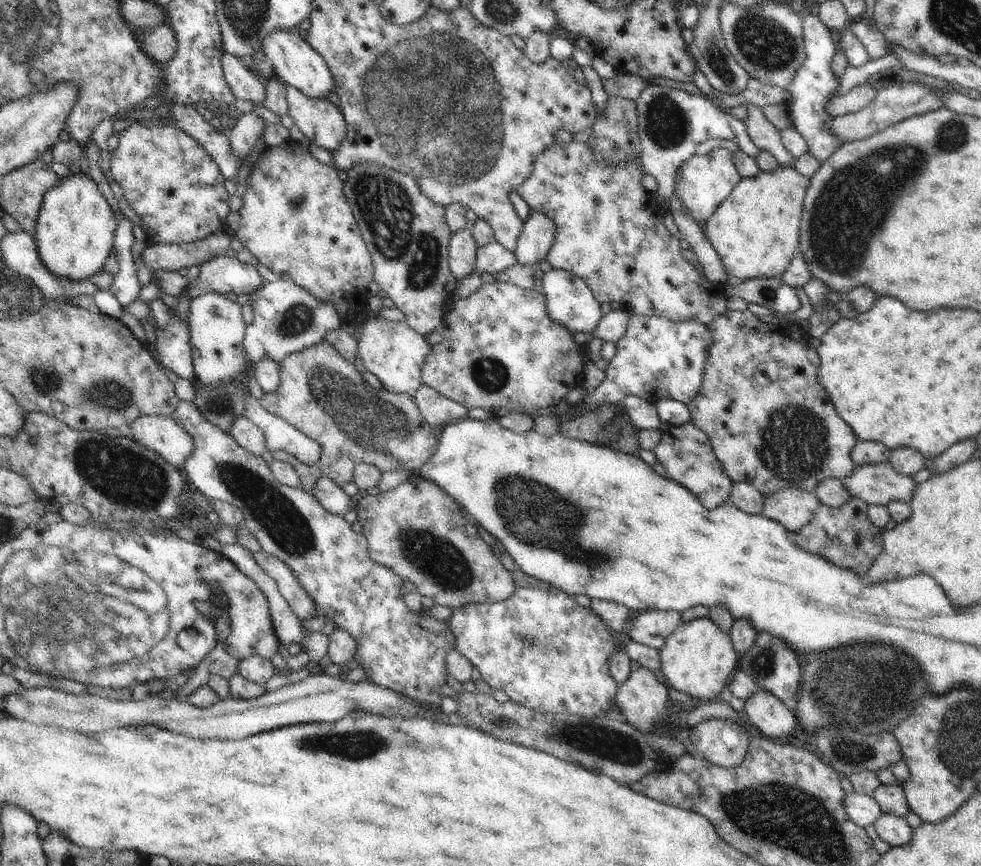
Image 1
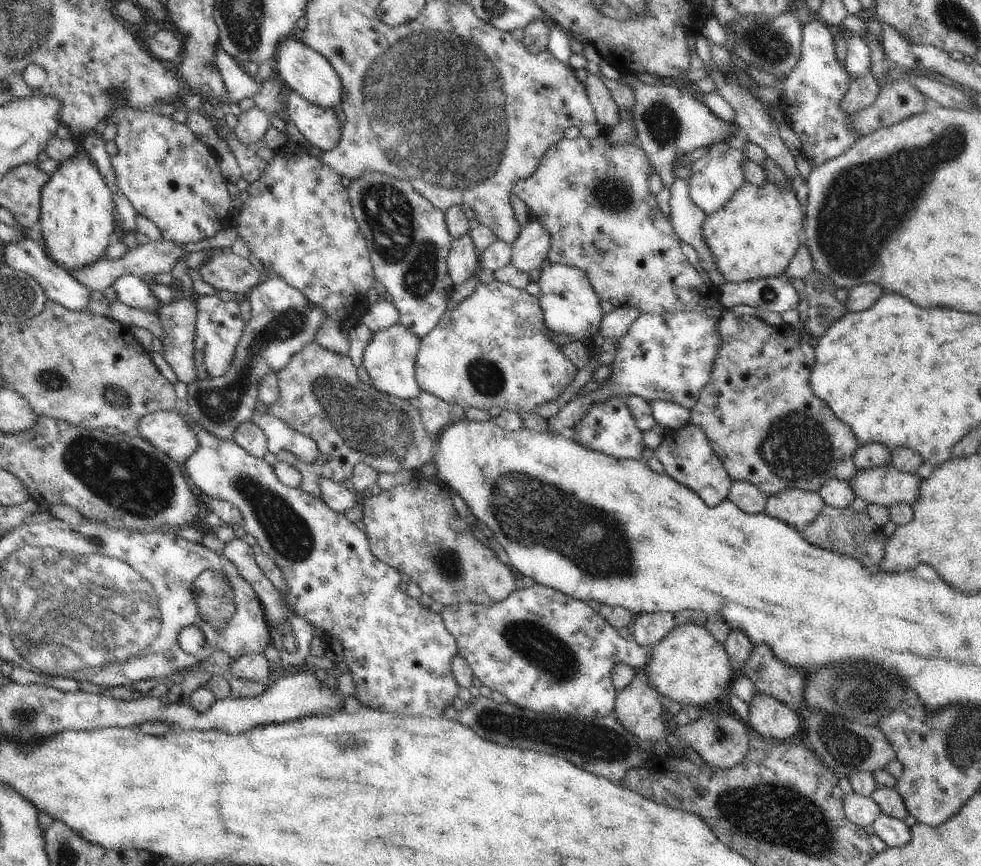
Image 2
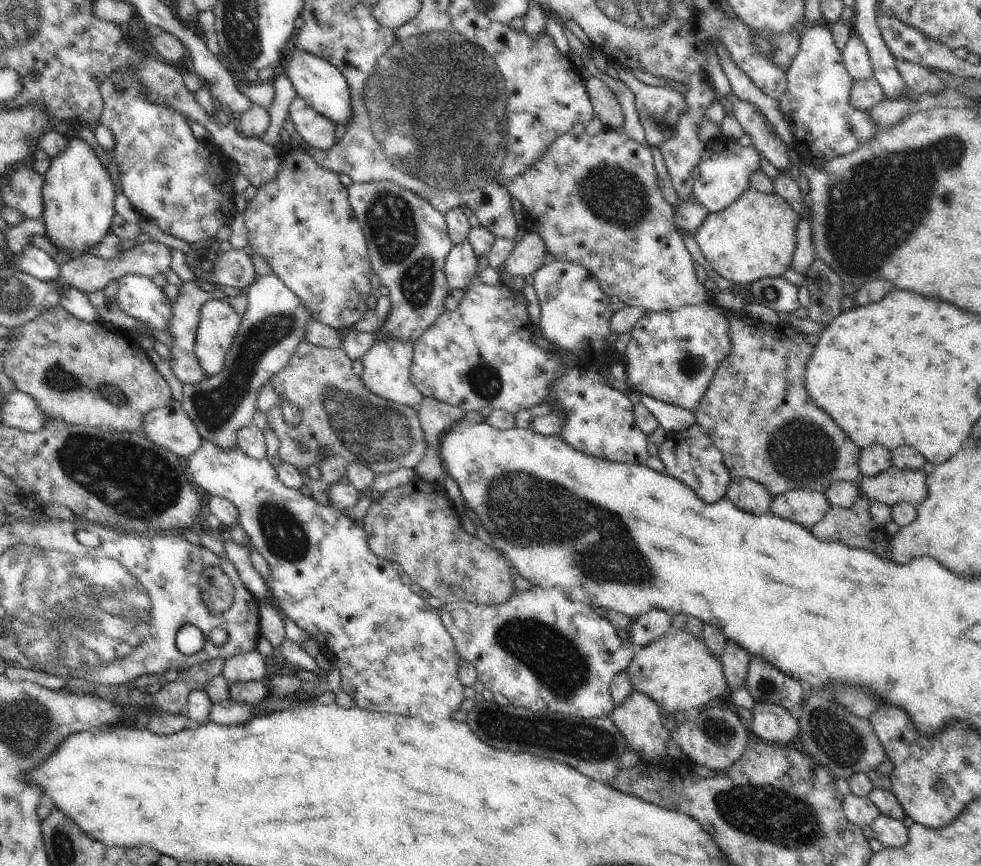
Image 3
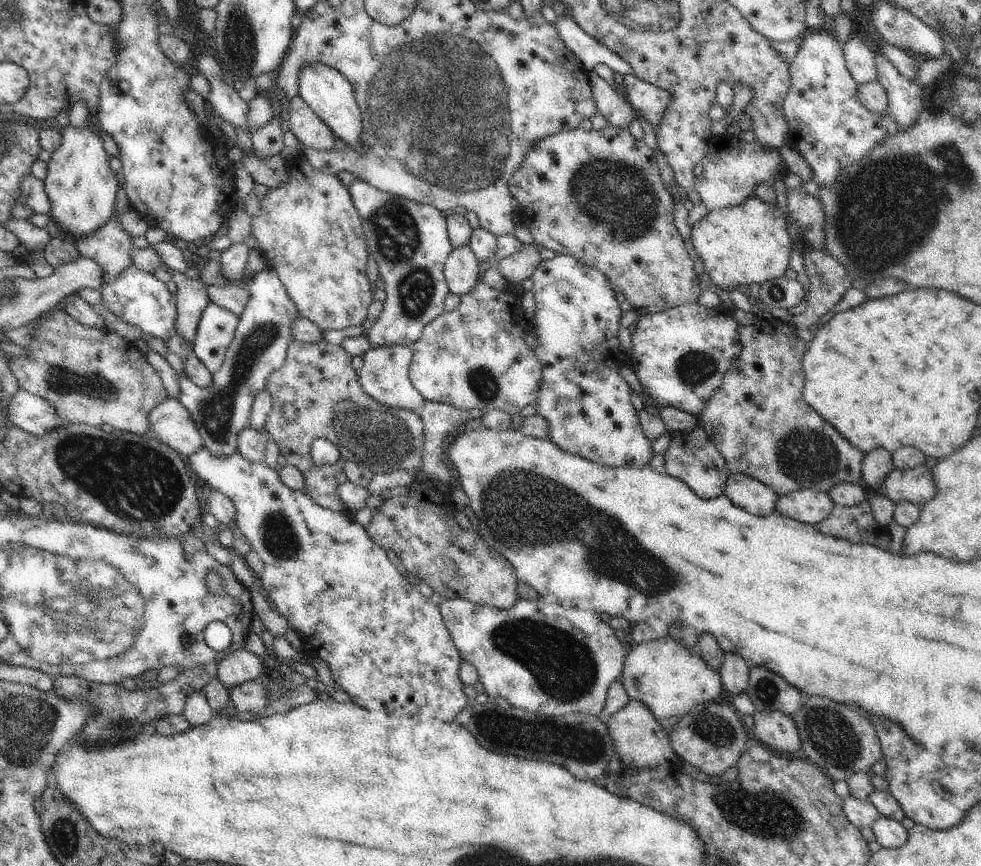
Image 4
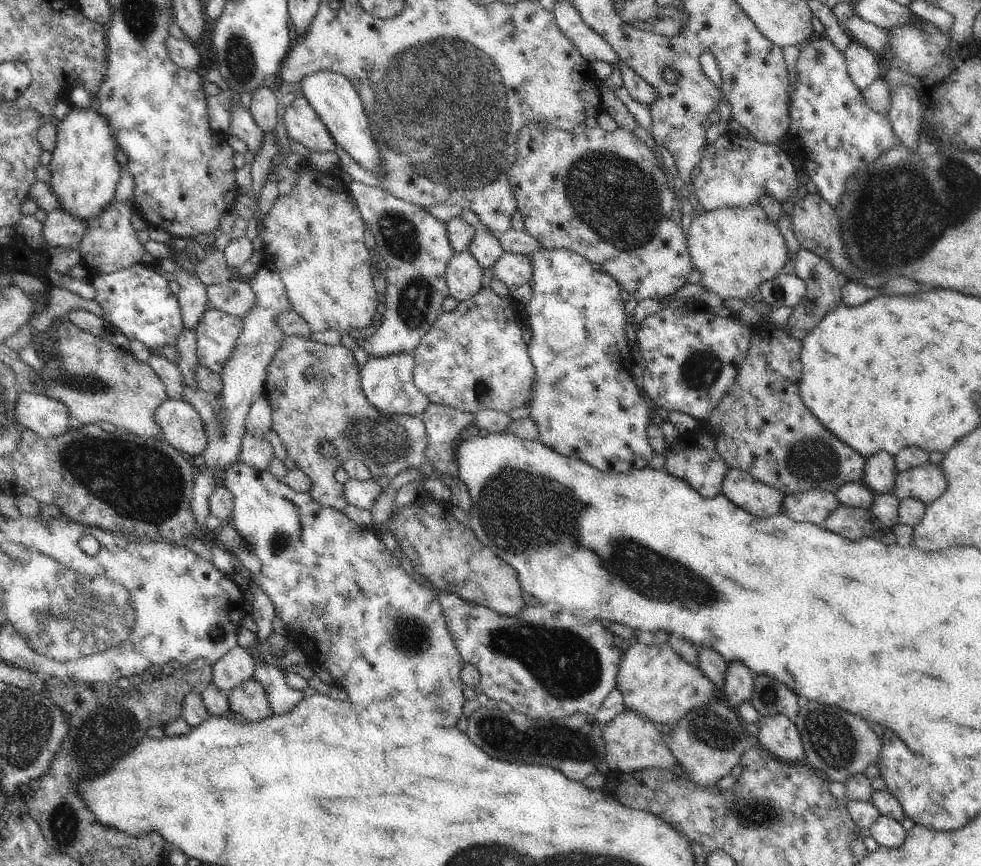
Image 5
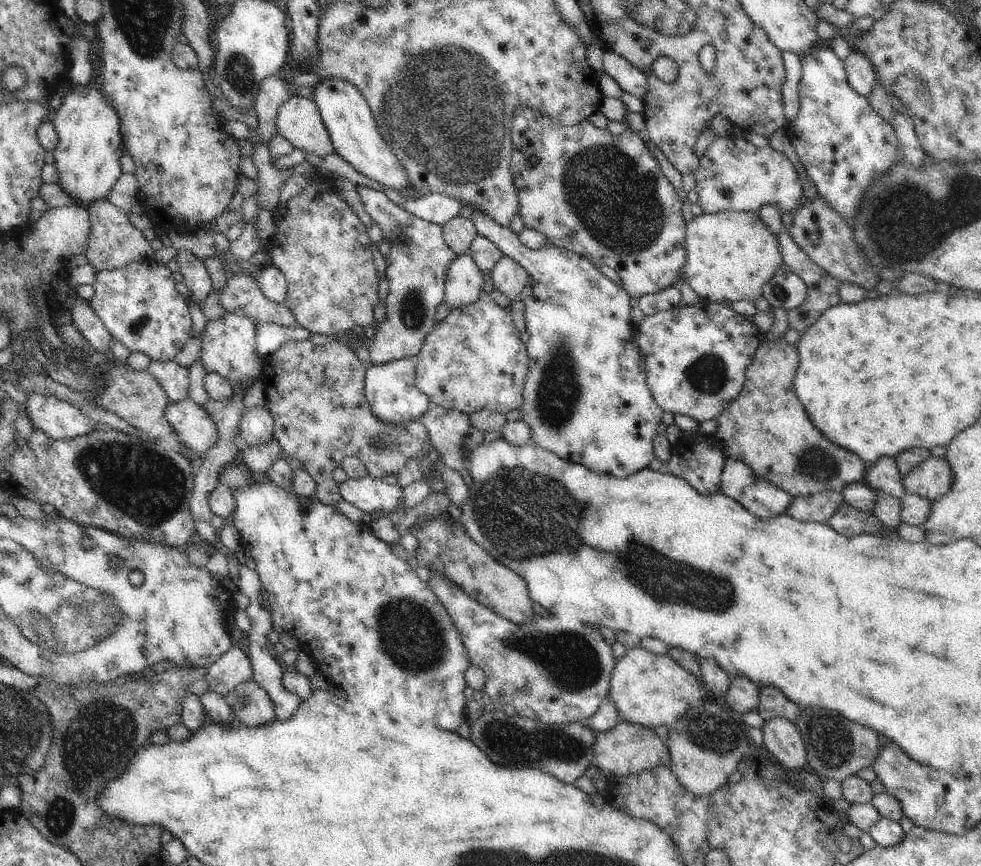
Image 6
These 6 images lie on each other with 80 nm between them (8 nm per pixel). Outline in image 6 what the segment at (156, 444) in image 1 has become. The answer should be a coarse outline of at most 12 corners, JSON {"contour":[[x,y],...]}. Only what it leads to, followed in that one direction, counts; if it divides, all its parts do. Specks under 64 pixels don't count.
{"contour":[[186,398],[164,418],[181,443],[202,456],[218,440],[213,420]]}

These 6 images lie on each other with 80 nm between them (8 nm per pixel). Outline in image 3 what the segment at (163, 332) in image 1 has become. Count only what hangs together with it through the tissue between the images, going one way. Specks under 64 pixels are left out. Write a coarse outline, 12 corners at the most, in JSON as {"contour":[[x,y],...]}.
{"contour":[[183,283],[171,303],[168,362],[184,384],[207,378],[195,355],[209,293]]}

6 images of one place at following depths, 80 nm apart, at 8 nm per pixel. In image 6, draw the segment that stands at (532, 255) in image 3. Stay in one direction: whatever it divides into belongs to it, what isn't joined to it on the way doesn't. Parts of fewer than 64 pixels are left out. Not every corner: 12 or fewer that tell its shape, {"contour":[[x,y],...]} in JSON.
{"contour":[[502,255],[491,270],[494,288],[513,301],[531,282],[529,272]]}

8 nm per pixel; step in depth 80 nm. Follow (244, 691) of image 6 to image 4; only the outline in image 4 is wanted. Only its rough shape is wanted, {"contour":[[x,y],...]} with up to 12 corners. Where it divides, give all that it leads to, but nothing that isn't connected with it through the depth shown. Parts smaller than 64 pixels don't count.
{"contour":[[262,679],[229,689],[238,712],[262,712],[267,688]]}

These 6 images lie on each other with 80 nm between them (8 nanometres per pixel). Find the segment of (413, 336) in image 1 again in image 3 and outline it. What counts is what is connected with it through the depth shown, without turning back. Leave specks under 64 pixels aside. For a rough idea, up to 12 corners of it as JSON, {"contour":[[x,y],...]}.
{"contour":[[378,339],[361,359],[374,394],[417,408],[415,342]]}

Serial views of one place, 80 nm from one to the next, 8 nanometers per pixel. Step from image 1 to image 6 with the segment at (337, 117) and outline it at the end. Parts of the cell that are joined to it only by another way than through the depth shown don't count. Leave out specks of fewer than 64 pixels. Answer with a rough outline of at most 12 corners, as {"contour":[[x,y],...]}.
{"contour":[[293,96],[277,132],[304,153],[335,152],[316,103]]}

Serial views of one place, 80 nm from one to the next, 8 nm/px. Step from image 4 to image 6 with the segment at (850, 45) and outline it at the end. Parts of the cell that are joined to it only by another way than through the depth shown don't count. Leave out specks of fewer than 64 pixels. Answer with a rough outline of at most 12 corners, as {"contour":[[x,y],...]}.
{"contour":[[856,48],[844,61],[850,86],[868,98],[877,82],[872,61]]}

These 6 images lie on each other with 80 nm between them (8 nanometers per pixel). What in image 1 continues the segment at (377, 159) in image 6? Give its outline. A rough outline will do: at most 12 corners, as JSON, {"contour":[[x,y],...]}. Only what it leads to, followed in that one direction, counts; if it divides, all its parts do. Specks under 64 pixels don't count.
{"contour":[[276,29],[261,50],[274,76],[309,97],[328,97],[326,61],[297,30]]}

